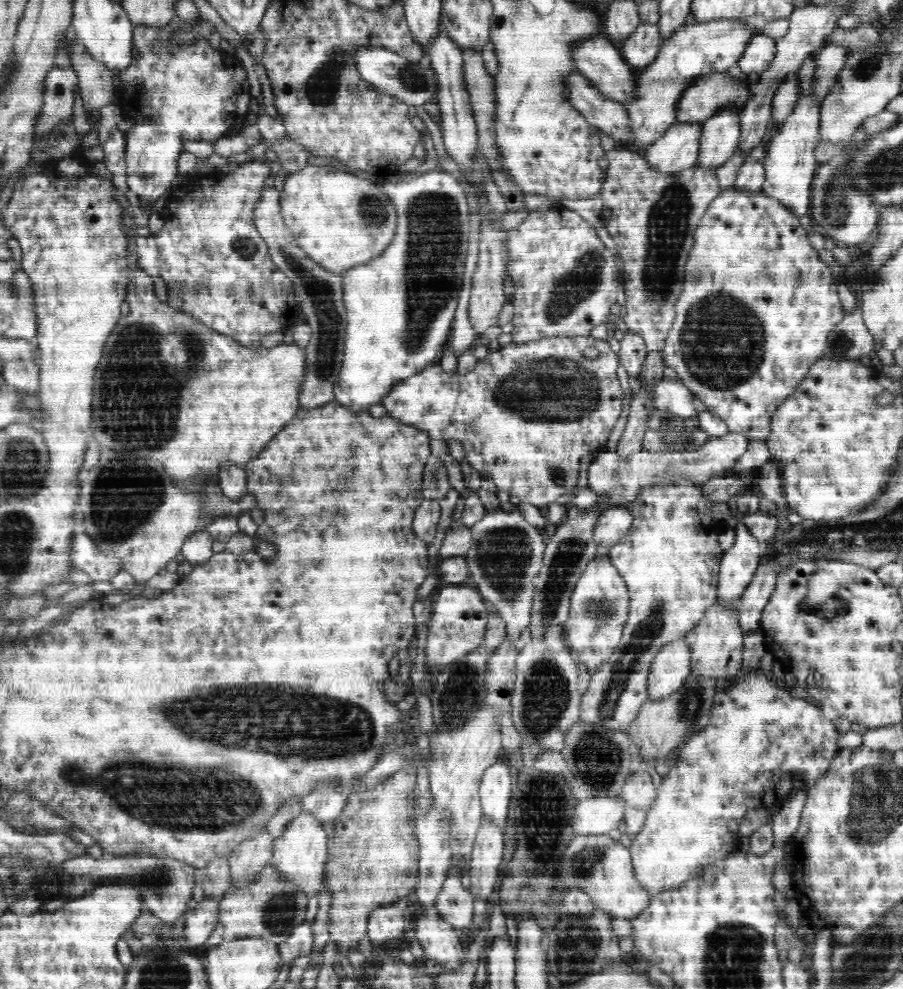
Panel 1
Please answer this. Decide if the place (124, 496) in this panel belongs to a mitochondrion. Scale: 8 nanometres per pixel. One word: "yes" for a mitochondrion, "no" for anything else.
yes

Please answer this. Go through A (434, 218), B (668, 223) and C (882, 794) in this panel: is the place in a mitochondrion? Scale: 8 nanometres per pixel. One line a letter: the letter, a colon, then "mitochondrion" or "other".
A: mitochondrion
B: mitochondrion
C: mitochondrion

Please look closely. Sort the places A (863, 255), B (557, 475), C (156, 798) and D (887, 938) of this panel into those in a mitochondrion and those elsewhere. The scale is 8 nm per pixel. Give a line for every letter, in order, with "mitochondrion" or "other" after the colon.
A: other
B: other
C: mitochondrion
D: mitochondrion

